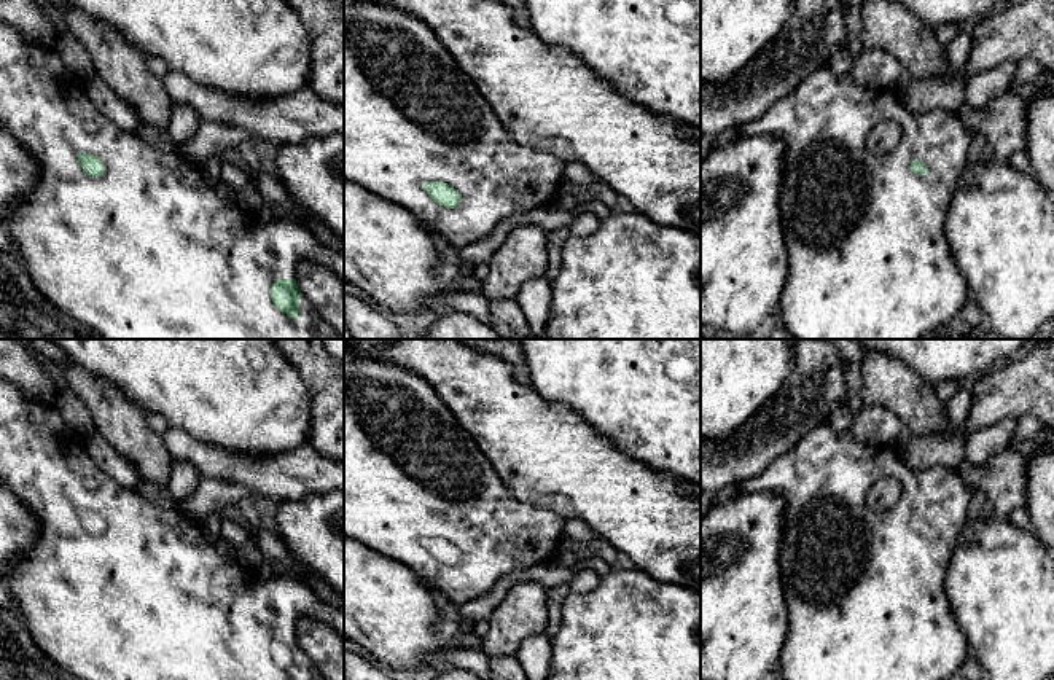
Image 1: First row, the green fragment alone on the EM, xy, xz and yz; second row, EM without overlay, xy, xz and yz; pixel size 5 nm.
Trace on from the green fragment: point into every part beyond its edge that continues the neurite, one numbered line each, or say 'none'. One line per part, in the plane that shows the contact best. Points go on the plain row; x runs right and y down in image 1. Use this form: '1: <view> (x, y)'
1: xy (150, 597)

